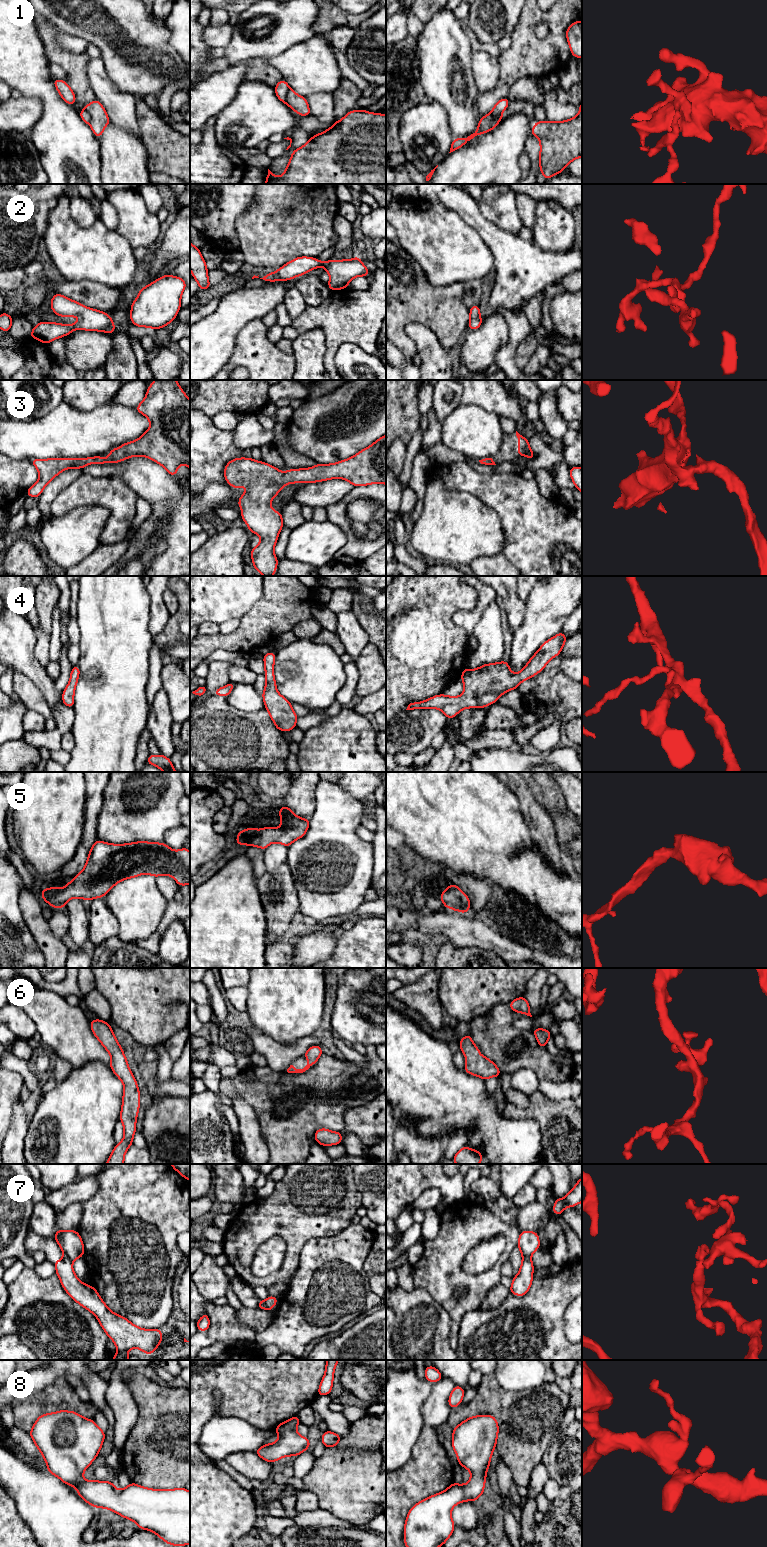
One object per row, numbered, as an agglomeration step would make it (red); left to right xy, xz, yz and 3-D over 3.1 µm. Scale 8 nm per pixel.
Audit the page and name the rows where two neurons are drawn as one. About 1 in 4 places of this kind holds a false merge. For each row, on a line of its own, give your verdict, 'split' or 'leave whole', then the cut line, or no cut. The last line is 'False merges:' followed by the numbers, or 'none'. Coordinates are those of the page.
1: split; cut in xy along (84, 109), (90, 116), (90, 123)
2: leave whole; no cut
3: leave whole; no cut
4: leave whole; no cut
5: leave whole; no cut
6: leave whole; no cut
7: split; cut in xy along (64, 1253), (72, 1261)
8: leave whole; no cut
False merges: 1, 7

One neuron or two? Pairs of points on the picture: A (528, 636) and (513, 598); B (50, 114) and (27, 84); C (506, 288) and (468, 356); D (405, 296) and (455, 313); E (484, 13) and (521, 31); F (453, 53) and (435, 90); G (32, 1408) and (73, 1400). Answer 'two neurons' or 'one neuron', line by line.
A: two neurons
B: one neuron
C: two neurons
D: one neuron
E: two neurons
F: one neuron
G: one neuron

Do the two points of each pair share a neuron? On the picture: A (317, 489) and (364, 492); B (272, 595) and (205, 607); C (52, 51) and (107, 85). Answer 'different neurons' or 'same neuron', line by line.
A: different neurons
B: different neurons
C: different neurons

